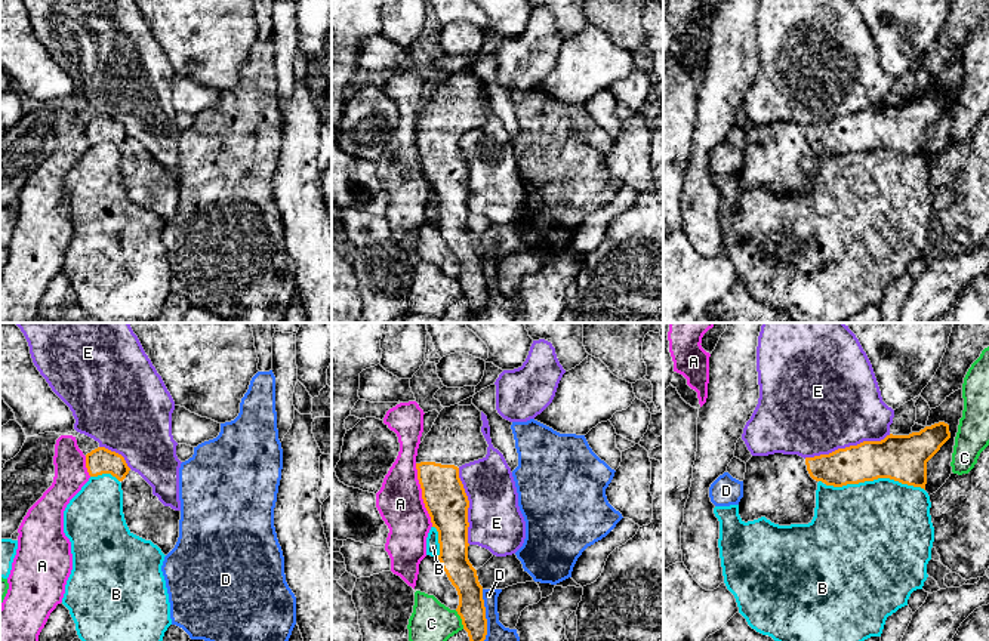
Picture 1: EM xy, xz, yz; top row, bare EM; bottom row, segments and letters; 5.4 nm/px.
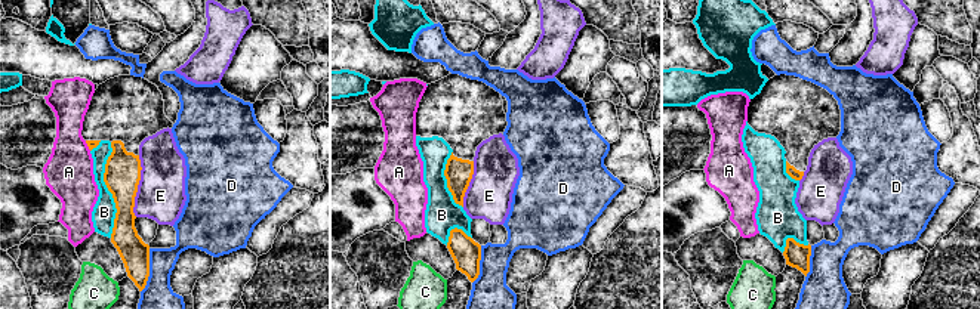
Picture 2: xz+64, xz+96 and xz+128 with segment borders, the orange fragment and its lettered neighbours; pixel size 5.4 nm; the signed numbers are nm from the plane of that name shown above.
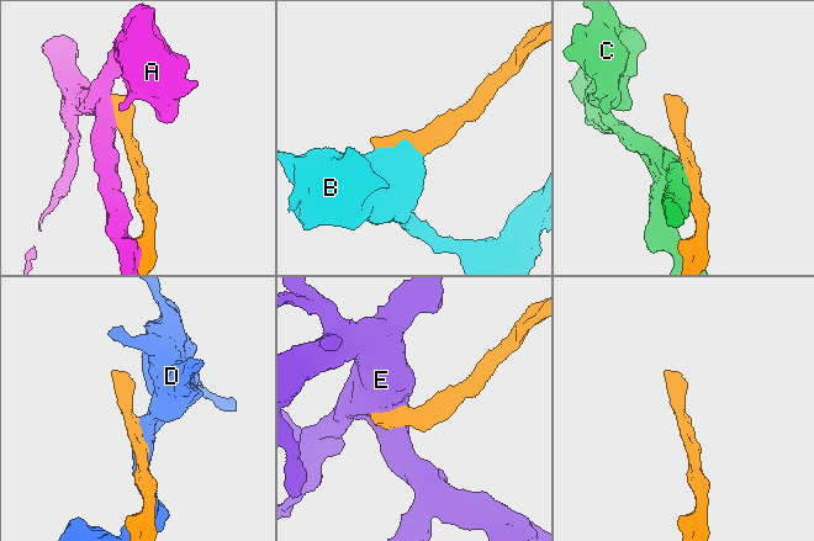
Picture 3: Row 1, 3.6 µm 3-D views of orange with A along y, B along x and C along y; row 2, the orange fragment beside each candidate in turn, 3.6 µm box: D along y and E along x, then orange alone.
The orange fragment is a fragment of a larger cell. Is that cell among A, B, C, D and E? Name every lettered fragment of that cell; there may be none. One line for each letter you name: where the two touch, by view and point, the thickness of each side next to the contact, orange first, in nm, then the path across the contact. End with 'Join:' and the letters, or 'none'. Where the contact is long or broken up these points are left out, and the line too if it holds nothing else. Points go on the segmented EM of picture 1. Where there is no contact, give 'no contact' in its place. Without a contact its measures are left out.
Join: none

